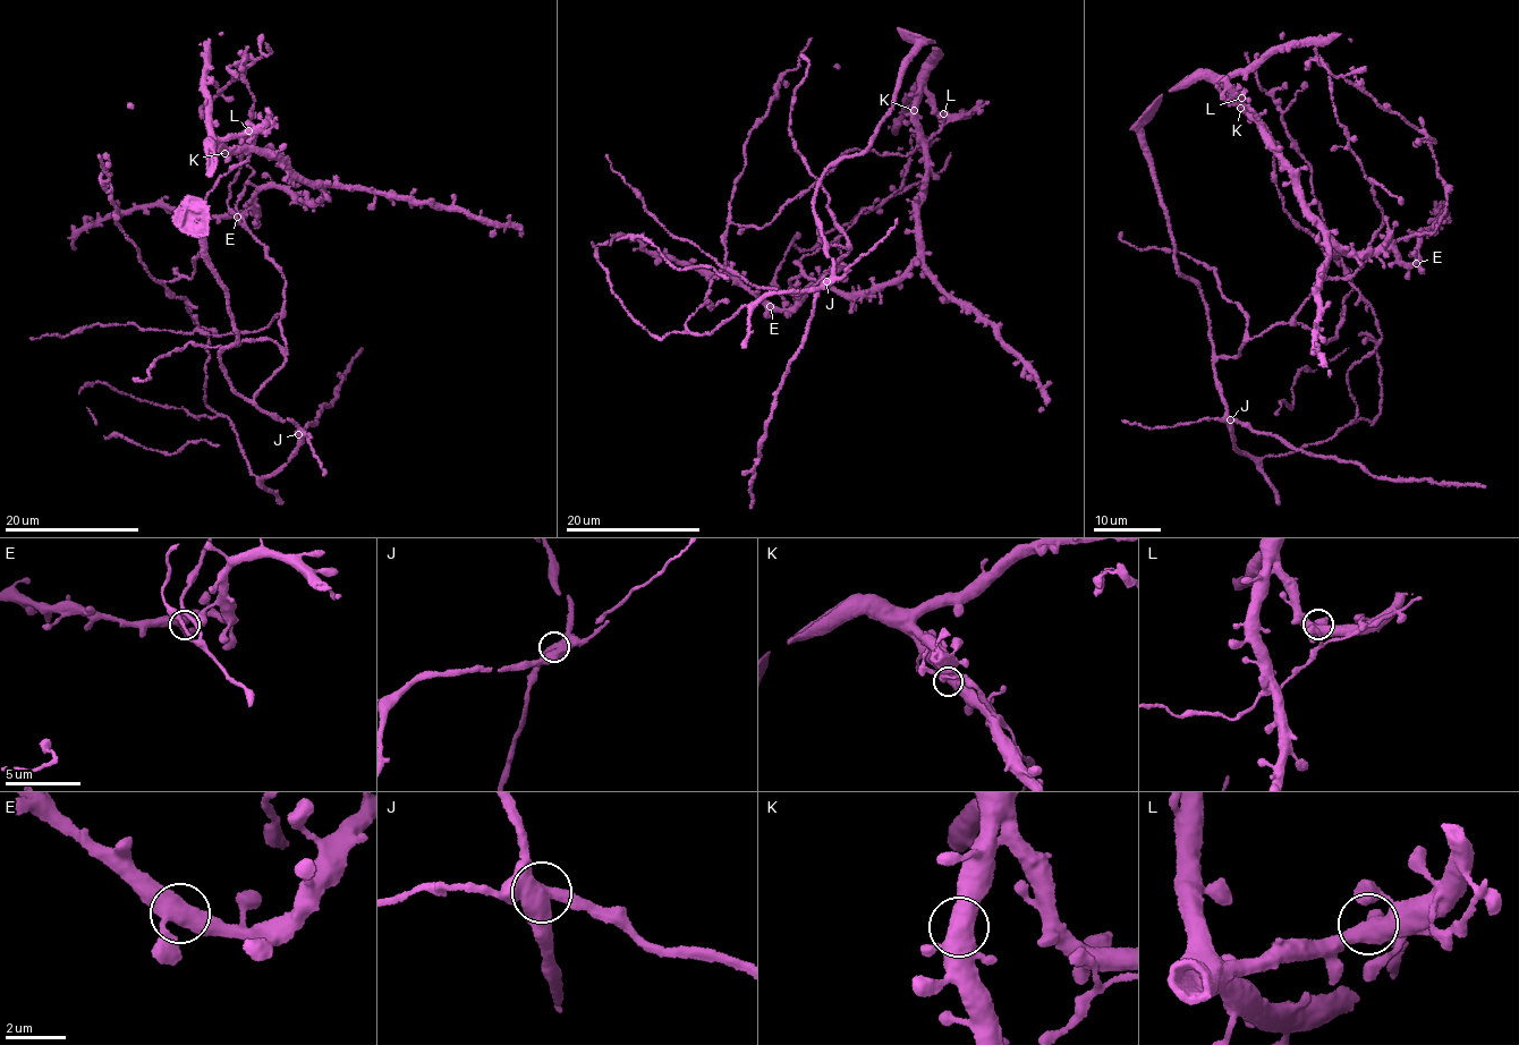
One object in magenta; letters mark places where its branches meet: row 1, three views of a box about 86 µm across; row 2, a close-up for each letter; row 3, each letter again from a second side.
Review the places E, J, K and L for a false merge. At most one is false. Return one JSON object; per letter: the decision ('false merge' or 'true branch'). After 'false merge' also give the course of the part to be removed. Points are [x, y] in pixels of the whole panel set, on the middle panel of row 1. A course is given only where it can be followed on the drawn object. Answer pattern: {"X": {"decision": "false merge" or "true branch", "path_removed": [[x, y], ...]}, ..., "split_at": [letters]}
{"E": {"decision": "true branch"}, "J": {"decision": "false merge", "path_removed": [[825, 281], [813, 303], [806, 338], [790, 360], [768, 419], [766, 436], [755, 466], [749, 508]]}, "K": {"decision": "true branch"}, "L": {"decision": "true branch"}, "split_at": ["J"]}

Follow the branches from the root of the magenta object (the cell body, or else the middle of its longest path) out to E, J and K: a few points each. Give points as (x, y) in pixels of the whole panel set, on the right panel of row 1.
E: (1282, 160), (1299, 181), (1307, 210), (1335, 244), (1366, 253), (1391, 232), (1396, 258), (1416, 263)
J: (1282, 160), (1335, 244), (1366, 253), (1391, 232), (1393, 247), (1323, 281), (1289, 322), (1218, 359), (1230, 419)
K: (1282, 160), (1267, 146), (1254, 119), (1240, 108)

